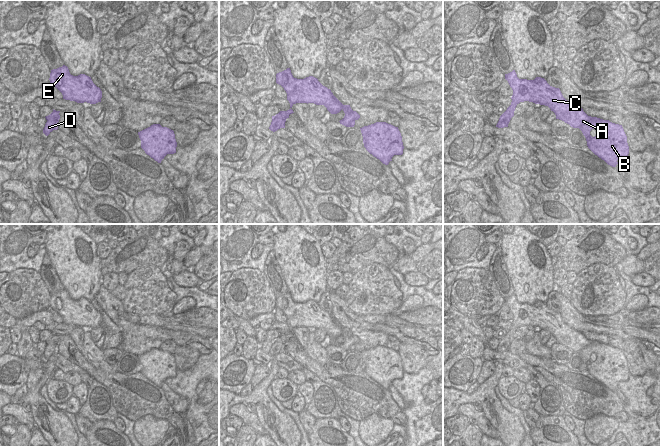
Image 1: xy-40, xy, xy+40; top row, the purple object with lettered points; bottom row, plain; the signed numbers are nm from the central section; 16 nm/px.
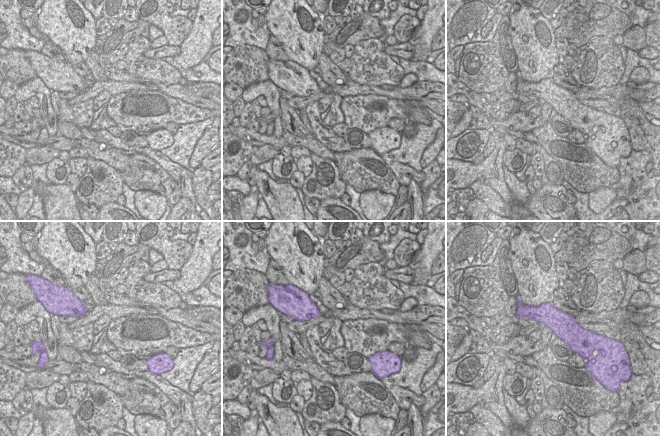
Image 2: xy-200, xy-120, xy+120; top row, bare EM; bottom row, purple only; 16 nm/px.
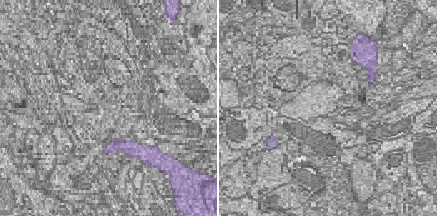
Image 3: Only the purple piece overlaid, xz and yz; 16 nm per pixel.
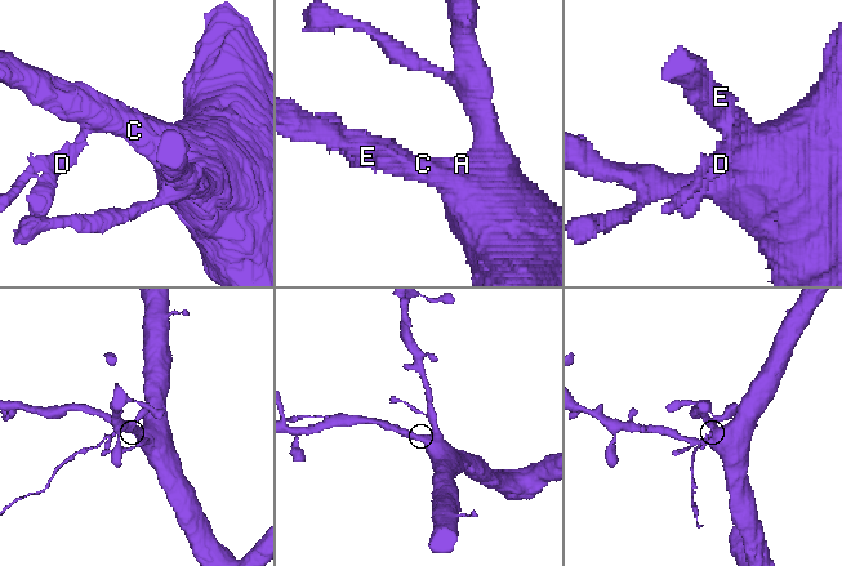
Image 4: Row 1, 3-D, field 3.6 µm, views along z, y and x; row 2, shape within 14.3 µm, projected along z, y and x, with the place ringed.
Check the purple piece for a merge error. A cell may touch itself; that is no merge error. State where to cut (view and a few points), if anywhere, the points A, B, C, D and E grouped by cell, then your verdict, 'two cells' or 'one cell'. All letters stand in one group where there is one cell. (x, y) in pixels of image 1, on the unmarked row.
cut in xy+40 along (512, 323), (516, 328); A B C E / D; two cells

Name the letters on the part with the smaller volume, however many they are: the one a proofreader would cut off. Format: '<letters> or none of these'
D

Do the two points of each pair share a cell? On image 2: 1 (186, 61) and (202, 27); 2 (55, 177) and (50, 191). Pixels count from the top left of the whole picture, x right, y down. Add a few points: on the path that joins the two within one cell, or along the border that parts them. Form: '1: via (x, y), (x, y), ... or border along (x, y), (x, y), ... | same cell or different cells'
1: via (192, 53), (201, 35) | same cell
2: border along (52, 183), (64, 184) | different cells

